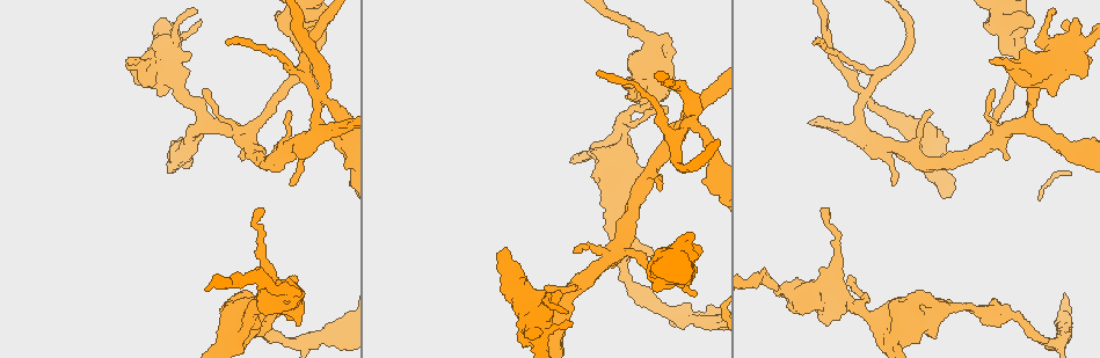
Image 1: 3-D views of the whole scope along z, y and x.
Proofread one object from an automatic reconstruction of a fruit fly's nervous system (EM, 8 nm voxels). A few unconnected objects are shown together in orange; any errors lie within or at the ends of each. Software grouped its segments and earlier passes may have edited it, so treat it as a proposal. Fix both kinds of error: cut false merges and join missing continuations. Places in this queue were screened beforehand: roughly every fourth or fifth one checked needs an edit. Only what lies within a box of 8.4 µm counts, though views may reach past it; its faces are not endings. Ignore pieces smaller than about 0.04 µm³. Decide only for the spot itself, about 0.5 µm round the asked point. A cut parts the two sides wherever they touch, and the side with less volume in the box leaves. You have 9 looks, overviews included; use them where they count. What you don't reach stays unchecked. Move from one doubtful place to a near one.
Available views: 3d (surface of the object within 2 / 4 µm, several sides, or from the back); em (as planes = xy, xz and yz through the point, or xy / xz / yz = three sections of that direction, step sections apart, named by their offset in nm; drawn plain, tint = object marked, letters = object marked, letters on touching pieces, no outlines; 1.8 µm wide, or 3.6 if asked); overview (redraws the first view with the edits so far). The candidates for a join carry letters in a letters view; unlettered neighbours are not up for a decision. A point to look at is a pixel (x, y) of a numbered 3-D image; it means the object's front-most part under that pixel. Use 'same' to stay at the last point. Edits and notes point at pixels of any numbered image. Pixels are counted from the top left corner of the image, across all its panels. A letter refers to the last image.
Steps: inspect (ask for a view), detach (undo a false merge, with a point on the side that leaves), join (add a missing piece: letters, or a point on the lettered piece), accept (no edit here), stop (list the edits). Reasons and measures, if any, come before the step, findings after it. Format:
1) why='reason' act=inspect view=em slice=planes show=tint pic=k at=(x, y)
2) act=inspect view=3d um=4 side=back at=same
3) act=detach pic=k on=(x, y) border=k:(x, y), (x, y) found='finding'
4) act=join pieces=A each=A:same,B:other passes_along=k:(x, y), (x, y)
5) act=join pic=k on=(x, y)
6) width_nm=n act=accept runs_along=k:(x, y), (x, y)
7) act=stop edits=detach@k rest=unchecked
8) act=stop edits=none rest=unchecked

why='thin end' act=inspect view=em slice=planes show=plain pic=1 at=(289, 183)

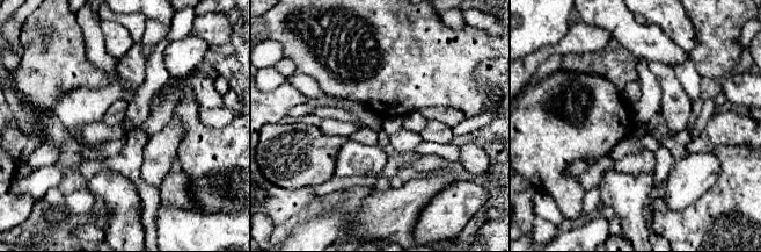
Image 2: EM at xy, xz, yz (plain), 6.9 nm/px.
why='what lies round it' act=inspect view=em slice=planes show=letters at=same

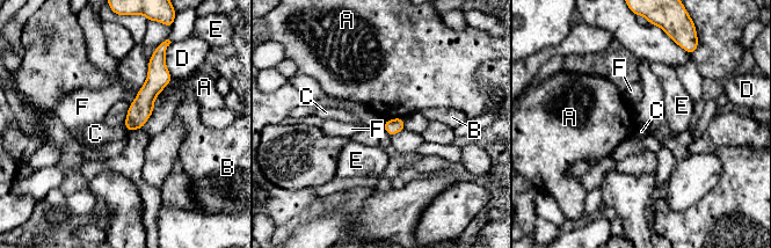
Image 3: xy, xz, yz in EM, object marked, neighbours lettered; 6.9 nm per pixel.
act=accept each=A:other,B:other,C:other,D:other,E:other,F:other runs_along=3:(158, 64), (158, 79), (130, 128) found='none of them fits'

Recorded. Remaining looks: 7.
why='four-way junction' act=inspect view=em slice=planes show=letters pic=1 at=(863, 99)

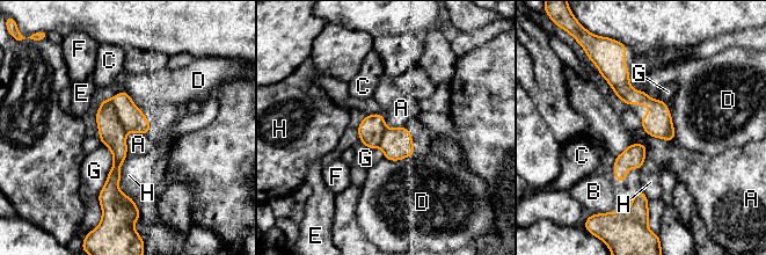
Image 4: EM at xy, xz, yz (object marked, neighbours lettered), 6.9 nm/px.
act=detach pic=4 on=(135, 121) each=A:other,B:other,C:other,D:other,E:other,F:other,G:other,H:other border=4:(109, 101), (126, 131) found='a second neuron is stuck on'

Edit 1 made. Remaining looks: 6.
why='see it whole again' act=inspect view=overview

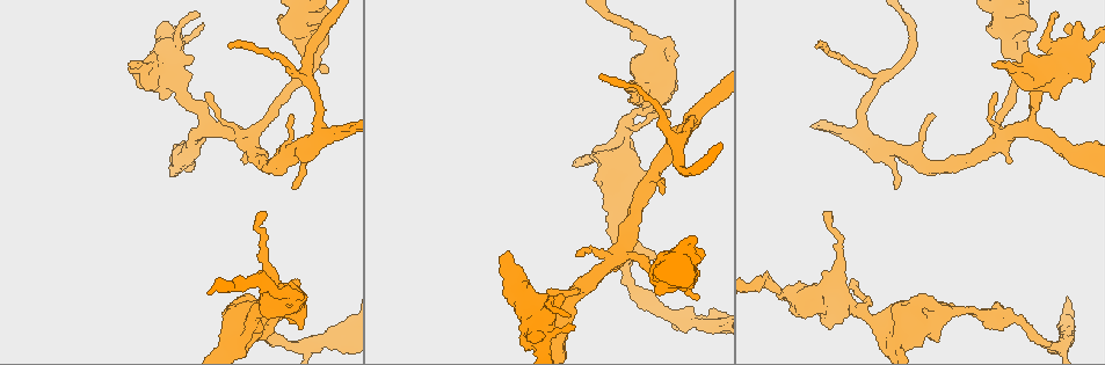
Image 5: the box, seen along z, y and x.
why='free end' act=inspect view=em slice=yz step=8 show=tint pic=5 at=(635, 90)

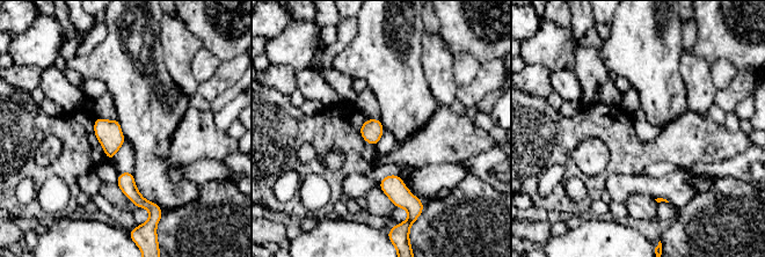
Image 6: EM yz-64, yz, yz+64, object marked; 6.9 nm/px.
why='cut it another way' act=inspect view=em slice=planes show=letters at=same

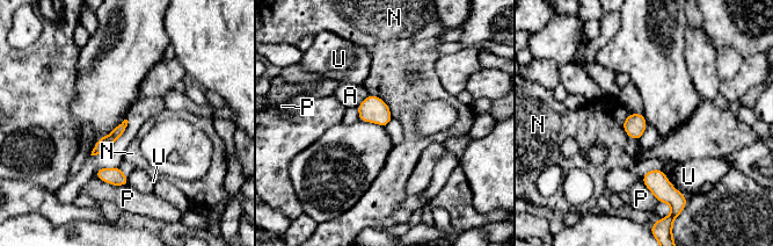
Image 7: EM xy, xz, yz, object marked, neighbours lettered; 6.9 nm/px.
act=accept each=A:other,N:other,P:other,U:other runs_along=7:(123, 125), (95, 151) found='none of them fits'

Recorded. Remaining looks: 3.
why='sharp bend' act=inspect view=em um=3.6 slice=xy step=4 show=tint pic=5 at=(839, 295)

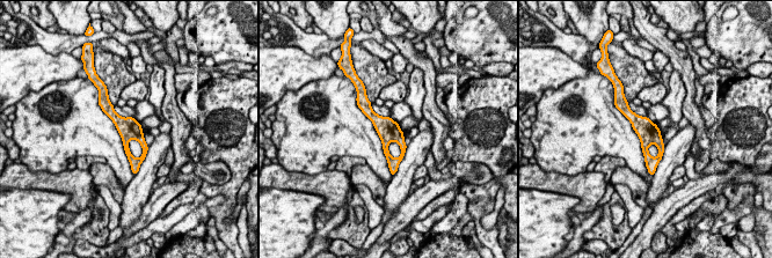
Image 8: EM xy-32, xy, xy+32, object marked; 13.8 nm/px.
act=inspect view=em um=3.6 slice=planes show=tint at=same

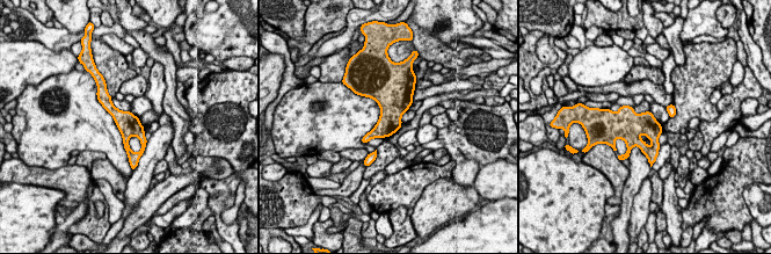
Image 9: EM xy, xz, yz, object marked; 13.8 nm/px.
why='what lies round it' act=inspect view=em um=3.6 slice=planes show=letters at=same

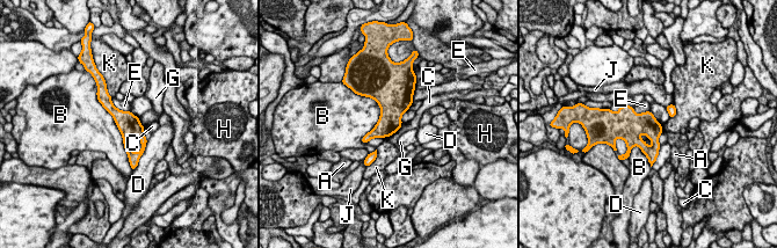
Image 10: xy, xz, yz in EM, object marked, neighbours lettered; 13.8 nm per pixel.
act=accept each=A:other,B:other,C:other,D:other,E:other,G:other,H:other,J:other,K:other runs_along=10:(108, 99), (136, 157) found='continuous, no second neuron'

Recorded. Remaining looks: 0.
act=stop edits=detach@4 rest=unchecked

